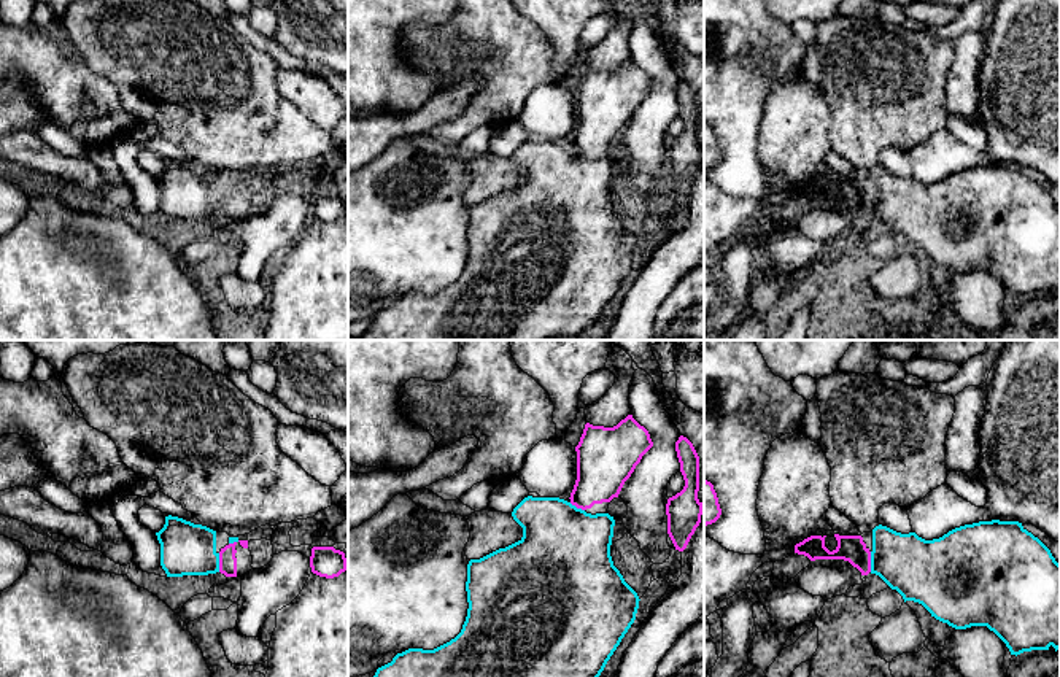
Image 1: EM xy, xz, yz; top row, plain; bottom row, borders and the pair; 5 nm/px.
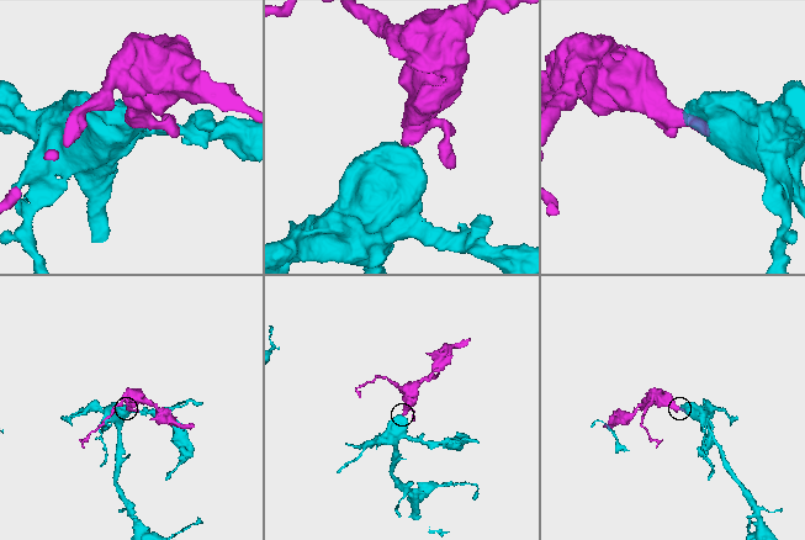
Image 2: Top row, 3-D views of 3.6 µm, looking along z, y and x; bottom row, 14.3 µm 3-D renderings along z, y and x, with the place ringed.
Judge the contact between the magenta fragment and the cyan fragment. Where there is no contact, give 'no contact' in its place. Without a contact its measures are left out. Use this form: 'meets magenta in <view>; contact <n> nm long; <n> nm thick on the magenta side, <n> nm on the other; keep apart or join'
meets magenta in yz; contact 100 nm long; 140 nm thick on the magenta side, 300 nm on the other; join

